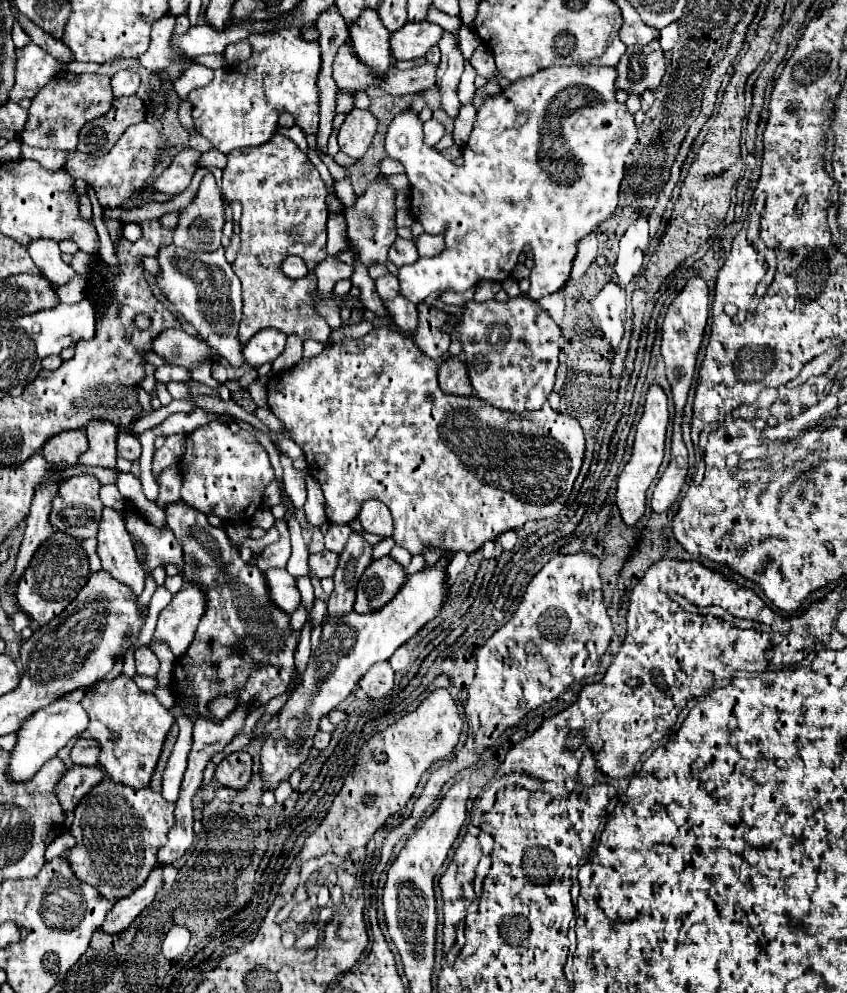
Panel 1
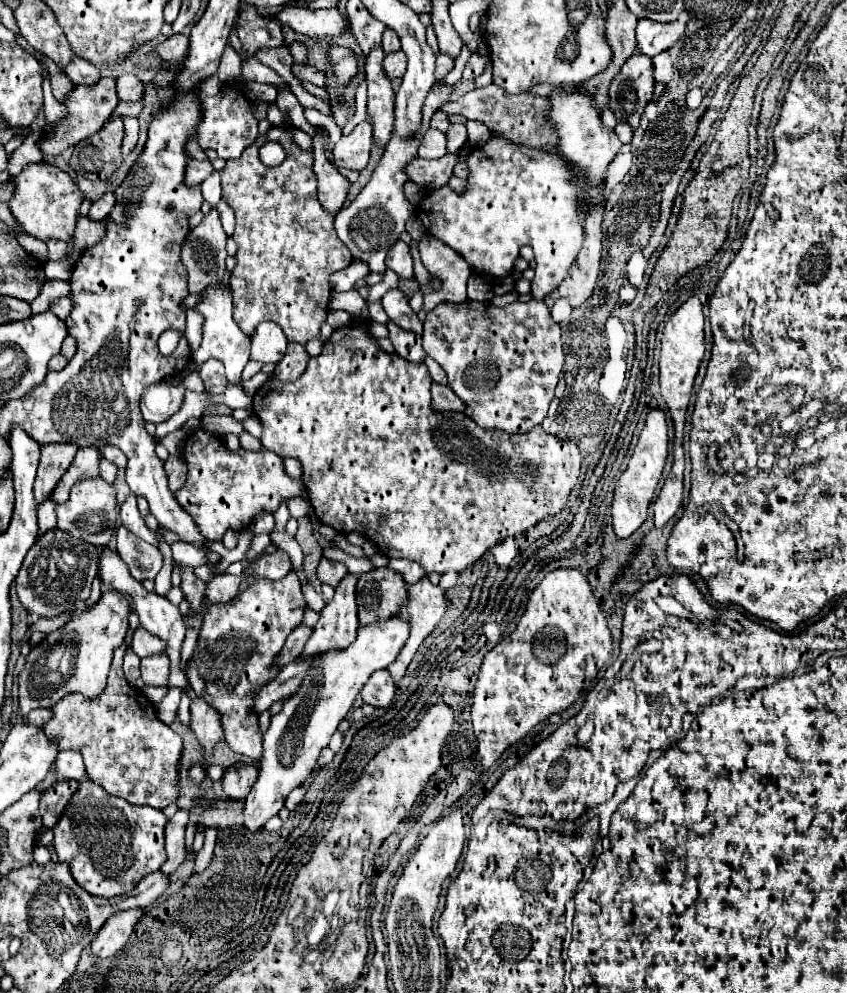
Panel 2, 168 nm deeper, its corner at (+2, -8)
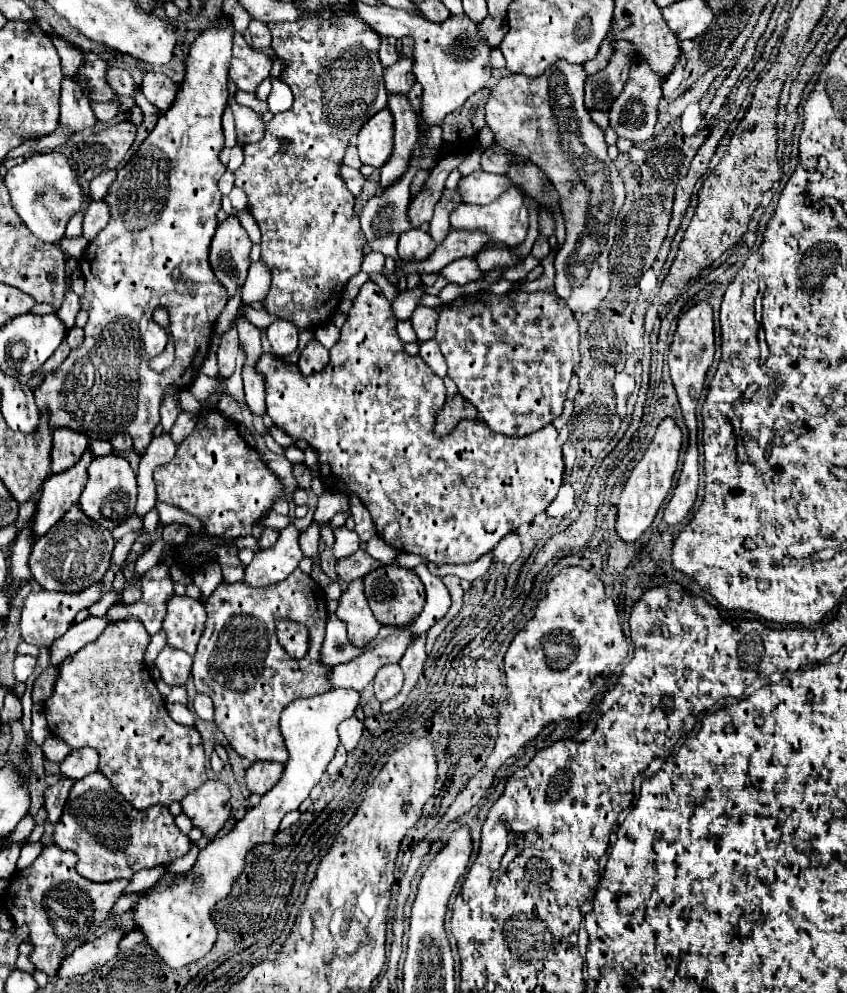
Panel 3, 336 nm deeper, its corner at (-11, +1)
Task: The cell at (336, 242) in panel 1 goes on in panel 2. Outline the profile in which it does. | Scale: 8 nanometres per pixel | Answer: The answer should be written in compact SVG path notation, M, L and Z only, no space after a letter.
M313 138L315 148L315 176L317 176L317 198L323 204L323 208L331 214L337 214L347 198L349 192L349 180L339 174L335 166L331 166L323 154L323 142L321 138Z

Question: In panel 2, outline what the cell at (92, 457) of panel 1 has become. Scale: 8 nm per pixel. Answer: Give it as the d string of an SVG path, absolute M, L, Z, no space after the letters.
M79 448L73 464L65 472L65 476L59 480L59 484L55 486L55 490L51 492L49 498L55 500L57 504L63 504L63 502L67 502L69 490L73 484L77 484L79 480L85 480L85 478L99 476L99 456L101 454L97 448Z

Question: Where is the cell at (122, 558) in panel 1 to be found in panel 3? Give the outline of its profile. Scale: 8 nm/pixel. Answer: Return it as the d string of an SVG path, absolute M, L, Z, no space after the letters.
M170 595L166 601L166 617L162 629L168 635L168 645L182 649L190 655L196 653L196 645L204 631L206 611L202 601L188 595Z

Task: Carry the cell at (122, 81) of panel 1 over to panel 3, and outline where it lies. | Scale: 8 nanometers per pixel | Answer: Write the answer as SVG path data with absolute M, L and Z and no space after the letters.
M148 71L142 79L142 85L140 85L142 93L146 95L146 99L158 107L160 111L166 111L172 101L174 101L174 95L178 91L178 85L174 81L170 81L166 75L162 73L154 73L154 71Z

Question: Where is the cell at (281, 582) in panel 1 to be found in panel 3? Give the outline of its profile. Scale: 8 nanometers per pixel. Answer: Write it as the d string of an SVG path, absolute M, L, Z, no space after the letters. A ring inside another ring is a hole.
M296 569L288 579L268 587L248 587L246 583L222 581L214 589L214 593L204 601L204 607L208 613L208 621L206 621L206 629L198 643L198 651L194 655L194 665L192 665L192 677L198 693L212 697L216 707L214 723L226 735L232 749L240 757L248 761L284 763L288 759L288 751L278 729L278 717L282 709L298 697L312 697L330 689L330 683L326 679L330 669L318 663L320 643L324 639L324 627L326 627L326 595L322 587L316 581L312 581L312 577L306 575L302 569ZM278 621L294 621L308 627L310 647L302 659L292 659L280 645L276 637Z

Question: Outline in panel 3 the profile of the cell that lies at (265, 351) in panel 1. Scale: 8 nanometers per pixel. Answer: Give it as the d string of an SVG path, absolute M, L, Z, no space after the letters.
M276 319L266 327L266 337L276 355L290 355L298 349L298 331L288 319Z

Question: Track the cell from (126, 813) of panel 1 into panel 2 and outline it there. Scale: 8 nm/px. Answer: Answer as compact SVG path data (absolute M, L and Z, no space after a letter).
M79 780L77 792L71 796L67 808L63 810L63 816L59 816L59 822L53 828L53 834L55 834L53 848L57 852L57 858L61 862L69 864L75 882L83 890L91 892L93 896L109 898L109 896L117 896L121 892L129 892L131 888L135 888L135 884L143 876L157 872L159 866L167 860L165 824L167 824L167 818L161 810L155 810L151 806L127 804L125 800L103 792L103 788L99 788L99 784L95 784L91 780Z

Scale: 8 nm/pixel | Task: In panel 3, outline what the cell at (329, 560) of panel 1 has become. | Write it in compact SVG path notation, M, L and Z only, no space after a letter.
M358 549L356 553L352 553L350 557L342 557L342 559L336 561L336 573L346 583L350 583L350 581L354 581L358 577L368 575L376 567L380 567L380 561L376 561L374 557L370 557L362 549Z

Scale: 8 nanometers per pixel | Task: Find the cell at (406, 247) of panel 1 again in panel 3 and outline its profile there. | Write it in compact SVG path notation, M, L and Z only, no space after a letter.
M422 229L406 231L406 235L400 235L398 241L398 253L404 261L426 261L434 249L436 245L432 237Z

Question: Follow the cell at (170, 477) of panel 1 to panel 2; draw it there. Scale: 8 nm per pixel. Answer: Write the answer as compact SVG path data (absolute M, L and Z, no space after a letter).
M159 536L159 550L163 554L163 568L159 570L157 578L155 578L155 590L159 594L167 594L171 590L171 564L173 564L173 556L171 556L171 548L167 542L163 542L163 538Z

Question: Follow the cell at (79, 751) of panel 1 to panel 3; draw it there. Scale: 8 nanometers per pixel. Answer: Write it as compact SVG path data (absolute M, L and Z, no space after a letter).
M80 749L80 751L72 751L62 763L60 763L60 771L64 777L70 779L82 779L88 773L94 773L98 769L98 753L94 749Z

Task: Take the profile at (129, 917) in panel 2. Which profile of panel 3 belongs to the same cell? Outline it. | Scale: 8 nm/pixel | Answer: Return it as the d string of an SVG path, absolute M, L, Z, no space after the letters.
M116 927L116 929L110 929L108 933L104 933L102 937L80 945L72 953L72 959L68 959L68 963L64 963L64 967L60 967L58 977L74 977L78 973L82 975L82 973L102 967L104 963L108 963L110 959L114 959L118 955L122 937L124 937L122 929Z

